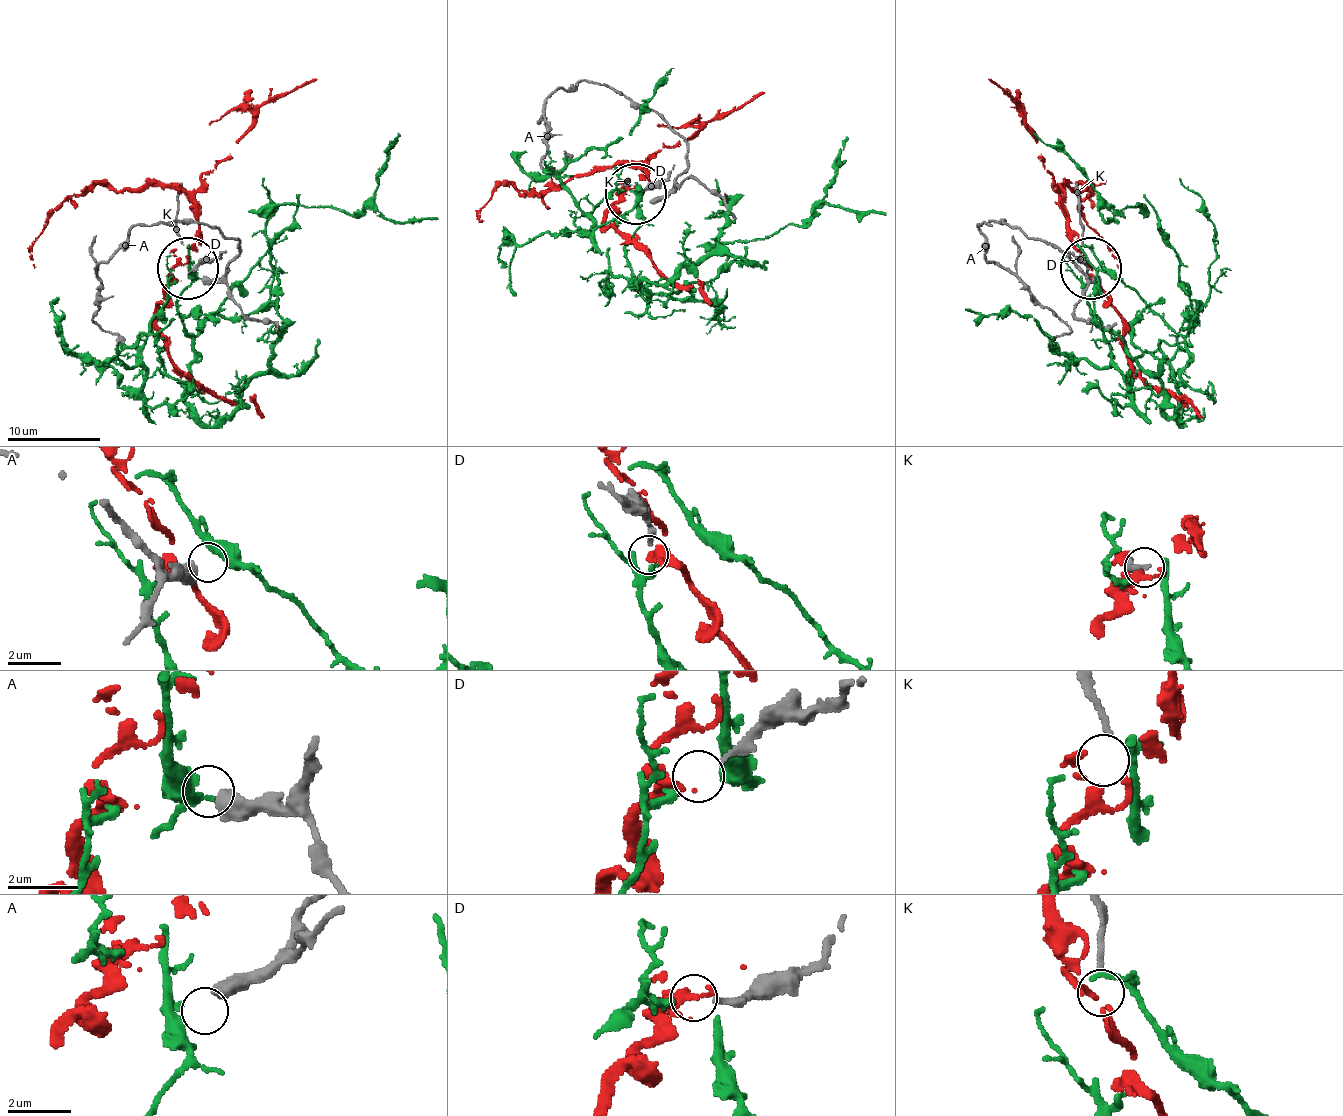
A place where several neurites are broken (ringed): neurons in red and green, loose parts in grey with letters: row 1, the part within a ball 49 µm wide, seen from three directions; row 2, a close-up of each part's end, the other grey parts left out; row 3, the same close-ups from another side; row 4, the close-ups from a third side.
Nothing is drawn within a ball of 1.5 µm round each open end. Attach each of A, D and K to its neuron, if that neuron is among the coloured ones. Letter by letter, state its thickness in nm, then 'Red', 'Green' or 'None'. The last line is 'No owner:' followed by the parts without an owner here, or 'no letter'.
A: Thickness 500 nm. None
D: Thickness 200 nm. Green
K: Thickness 140 nm. None
No owner: A, K

